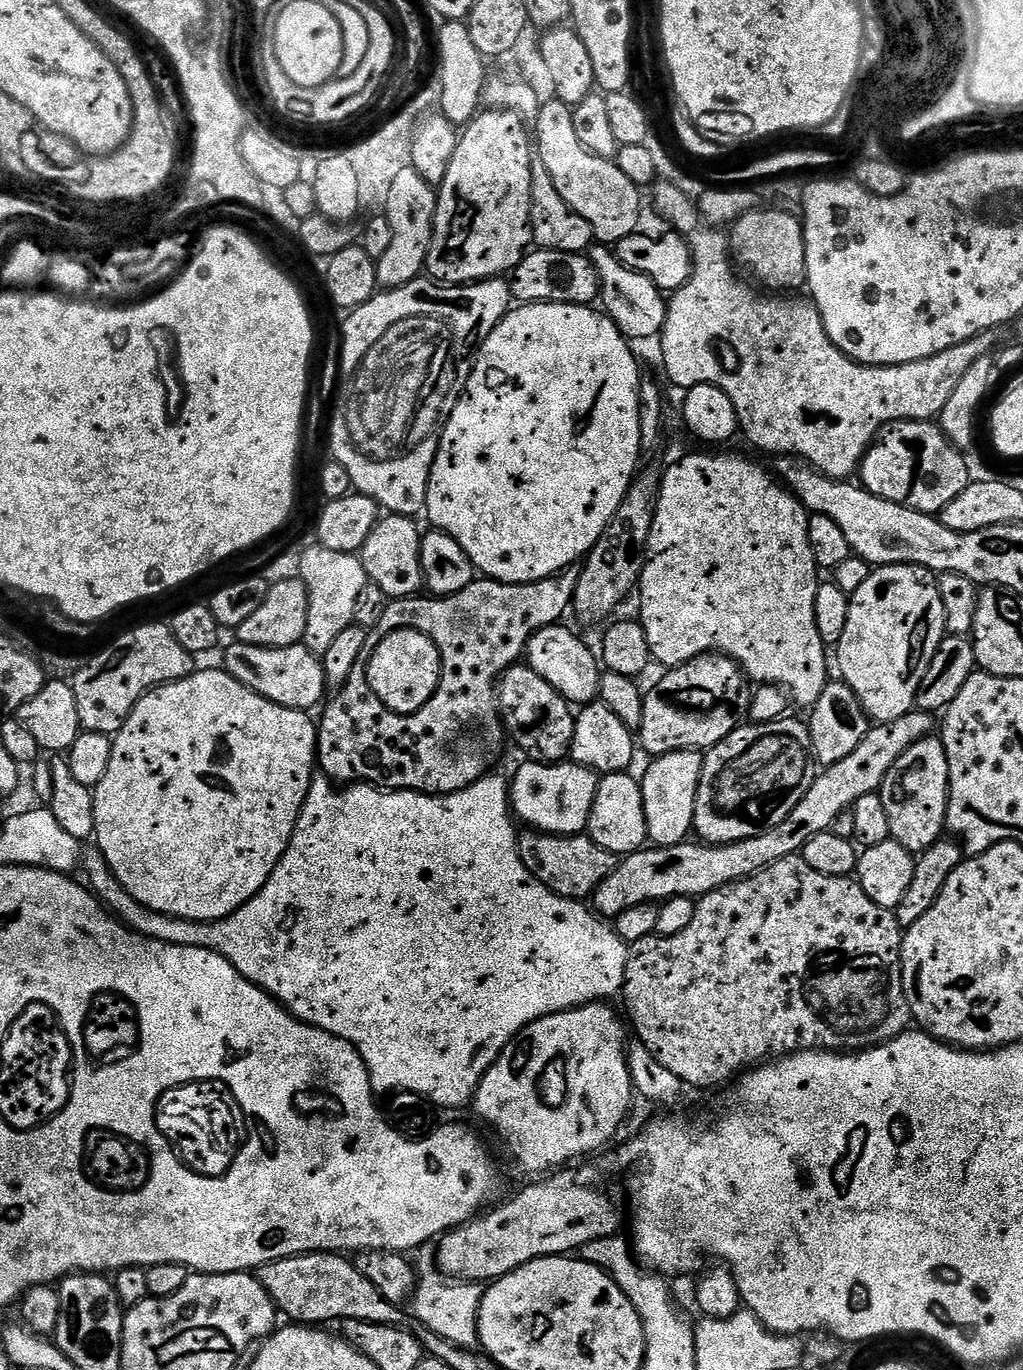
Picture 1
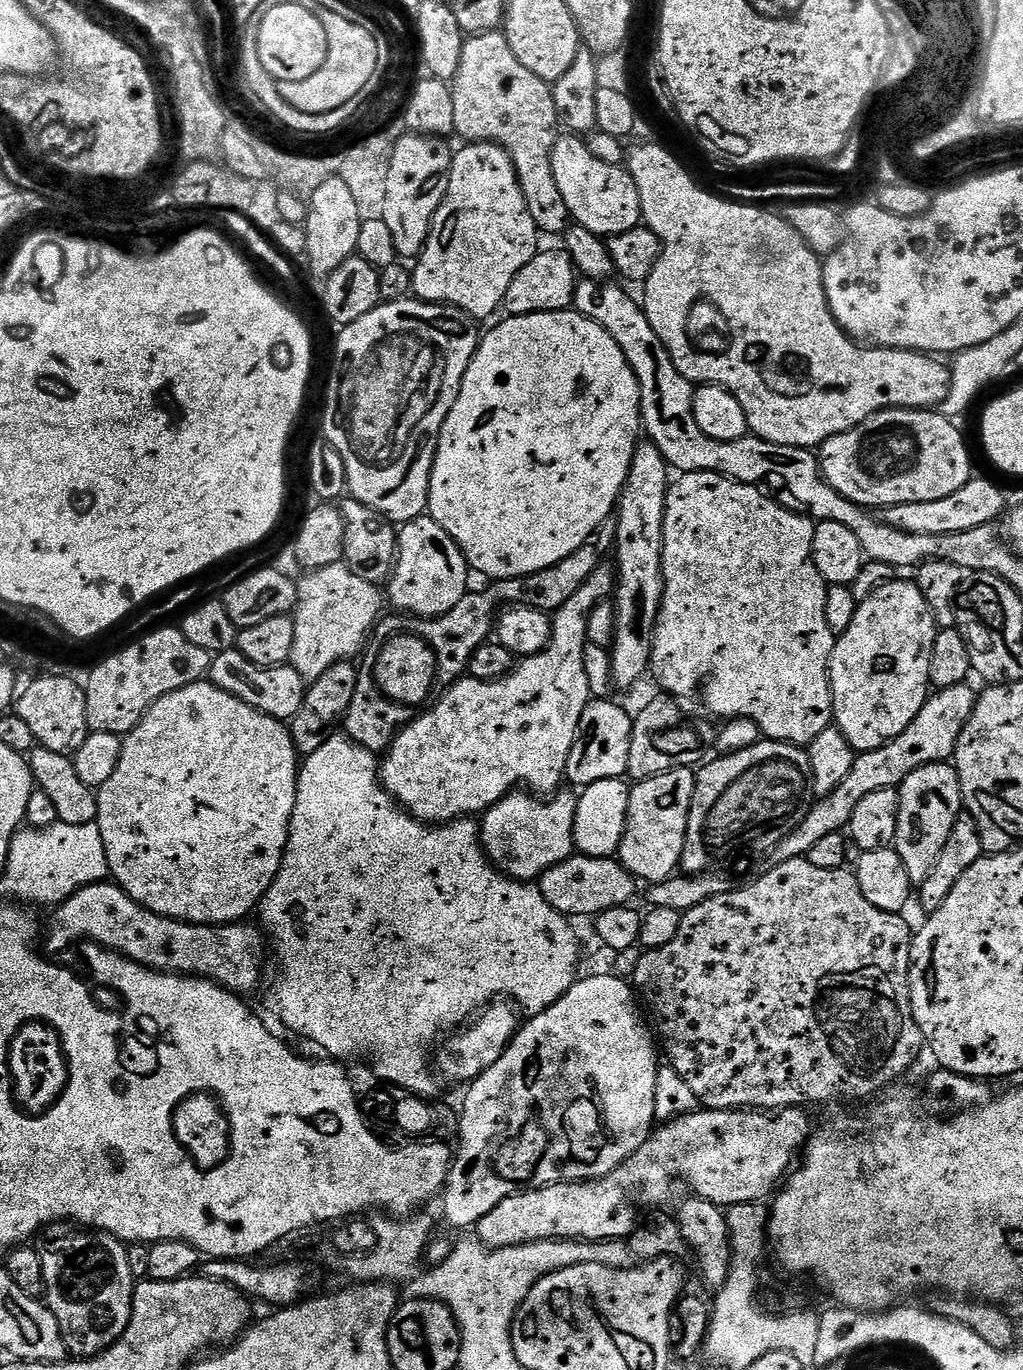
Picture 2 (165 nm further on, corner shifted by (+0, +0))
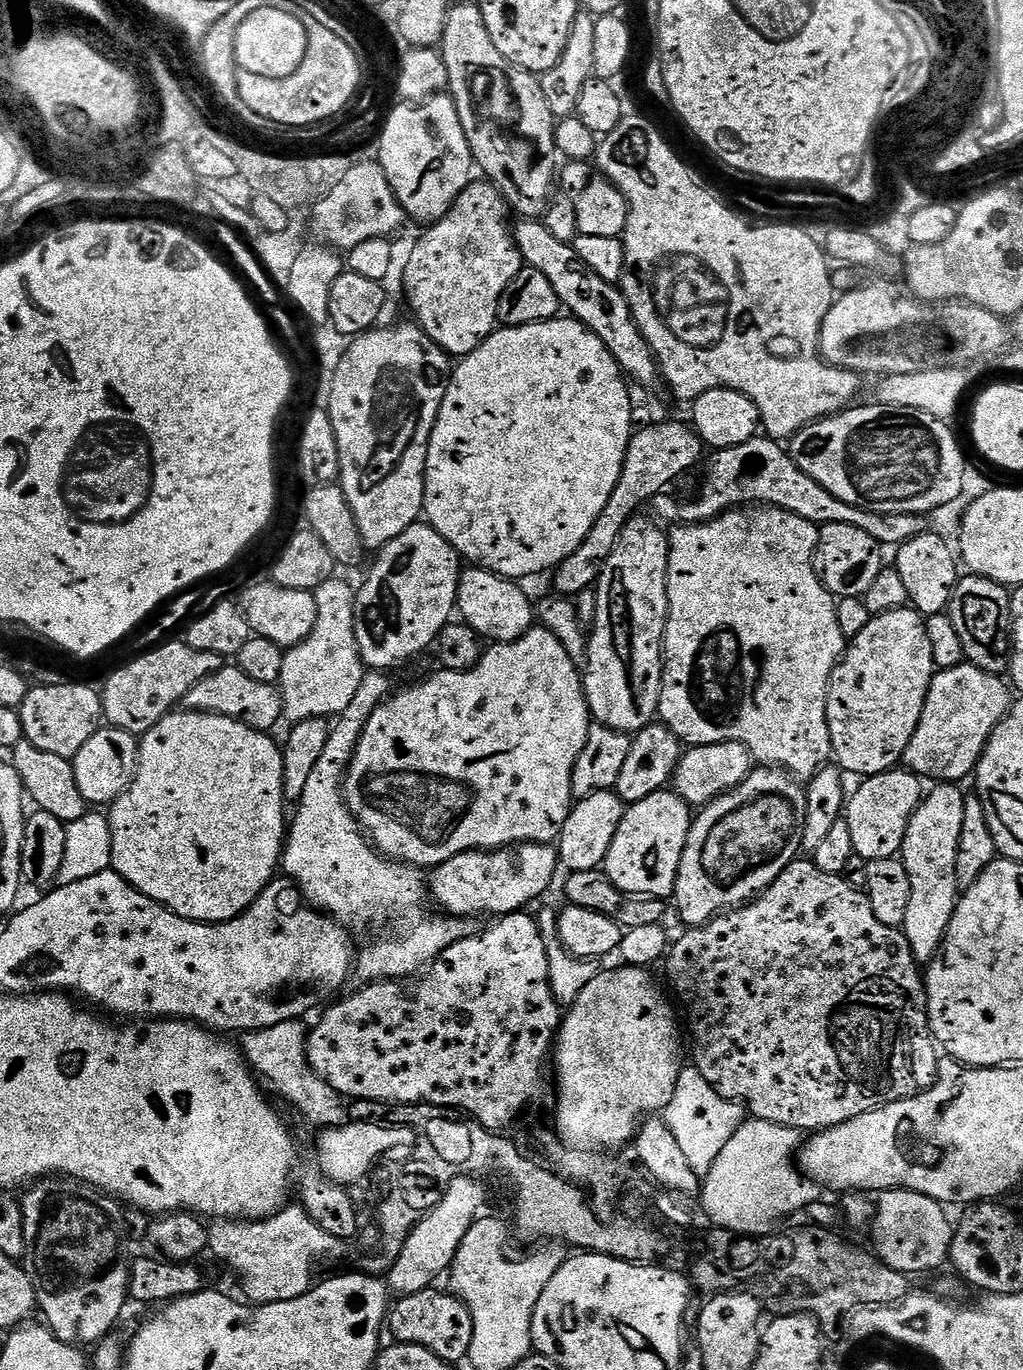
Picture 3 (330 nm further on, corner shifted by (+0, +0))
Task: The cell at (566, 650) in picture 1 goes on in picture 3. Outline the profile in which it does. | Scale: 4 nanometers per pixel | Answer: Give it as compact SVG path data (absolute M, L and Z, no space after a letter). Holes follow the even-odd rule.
M475 566L465 567L460 573L456 595L459 619L492 644L505 644L522 638L534 627L534 600L520 587L517 581L507 580L496 572L487 572Z

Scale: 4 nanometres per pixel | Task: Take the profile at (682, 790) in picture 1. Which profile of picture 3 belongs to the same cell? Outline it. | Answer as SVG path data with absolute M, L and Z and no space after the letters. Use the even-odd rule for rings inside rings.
M661 790L650 794L650 798L642 798L636 804L627 805L618 826L618 834L614 834L614 842L610 842L610 850L604 859L602 871L608 875L610 882L614 882L614 886L618 886L618 890L627 892L630 896L671 897L676 891L678 866L693 819L693 809L675 790Z

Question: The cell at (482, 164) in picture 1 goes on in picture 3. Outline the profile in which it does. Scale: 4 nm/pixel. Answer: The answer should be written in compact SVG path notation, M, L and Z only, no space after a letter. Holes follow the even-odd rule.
M491 194L480 204L480 213L476 224L468 225L468 216L453 206L443 218L435 221L428 232L412 248L408 261L404 264L404 292L408 295L408 304L412 307L415 323L424 329L431 340L439 345L449 357L463 358L470 355L486 337L492 335L498 327L498 298L502 290L525 268L522 254L516 245L515 235L500 236L500 208L502 200L499 195Z

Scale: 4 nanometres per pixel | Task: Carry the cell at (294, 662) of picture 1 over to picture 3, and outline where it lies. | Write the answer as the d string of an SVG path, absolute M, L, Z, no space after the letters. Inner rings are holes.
M225 666L217 670L214 674L210 674L206 678L202 678L202 682L198 682L198 686L194 686L194 690L190 690L184 695L182 701L185 709L193 712L209 712L210 714L222 714L226 718L234 718L238 722L242 722L251 728L257 728L259 732L271 733L272 727L276 723L281 723L284 715L284 700L280 697L280 689L276 684L267 684L266 682L258 682L258 678L250 678L250 674L246 674L239 666Z

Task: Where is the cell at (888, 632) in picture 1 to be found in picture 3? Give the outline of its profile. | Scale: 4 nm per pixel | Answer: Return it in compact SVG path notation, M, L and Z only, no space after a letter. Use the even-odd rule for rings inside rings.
M905 606L898 610L890 610L886 614L874 616L870 622L866 622L866 627L862 629L862 634L858 634L845 647L844 655L841 656L836 669L832 671L832 677L828 683L828 701L826 702L826 722L830 730L830 742L832 743L832 754L835 763L839 765L845 773L853 772L856 778L867 778L877 776L883 772L890 772L897 767L904 759L906 746L910 746L910 738L914 738L914 730L918 730L918 718L922 718L922 706L926 706L926 694L930 690L930 682L937 671L934 658L930 654L930 638L926 638L925 617L921 616L915 608Z

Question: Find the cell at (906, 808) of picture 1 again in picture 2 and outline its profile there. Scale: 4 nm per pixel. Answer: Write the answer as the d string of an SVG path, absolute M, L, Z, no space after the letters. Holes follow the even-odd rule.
M951 763L931 764L914 770L914 774L902 781L898 791L898 830L894 847L898 858L902 858L902 866L906 866L906 874L910 874L913 885L918 886L930 870L934 870L934 862L938 862L938 854L942 854L942 846L946 846L946 838L950 838L950 830L954 830L954 822L958 822L964 808L960 779Z

